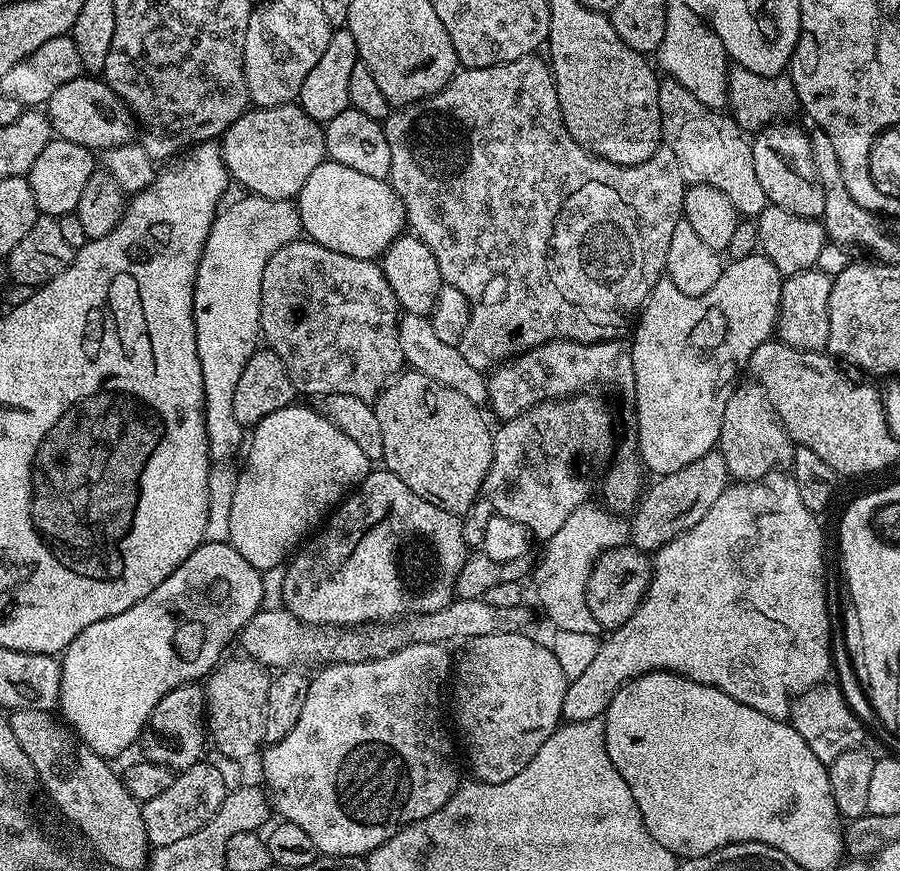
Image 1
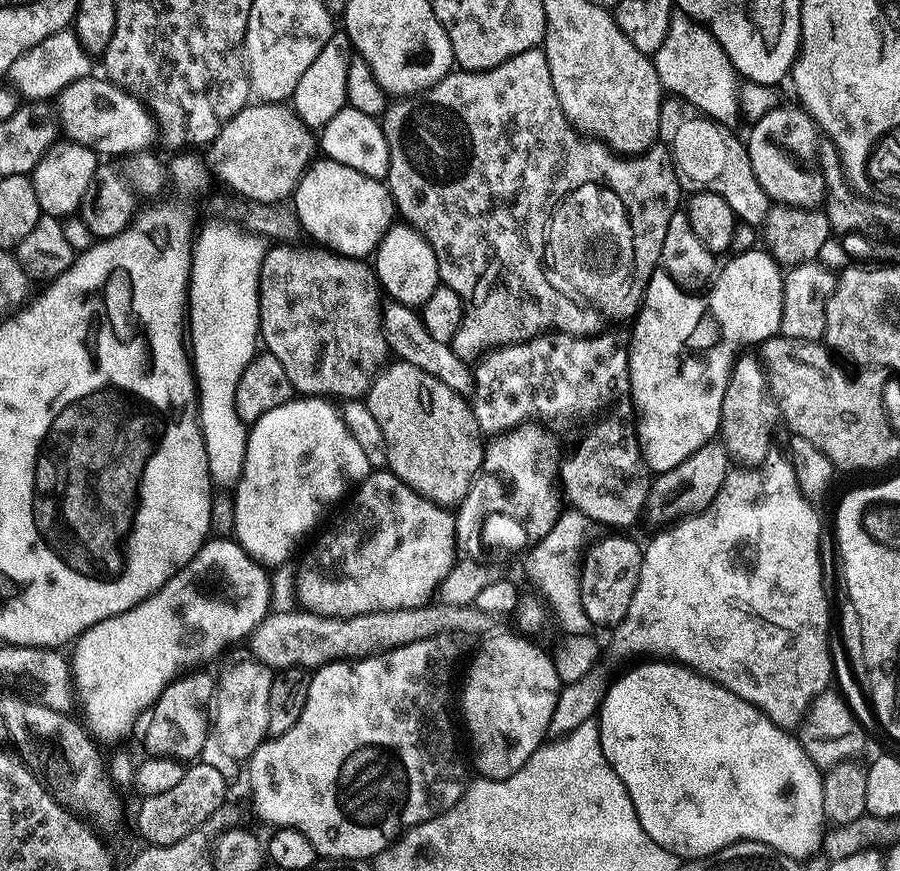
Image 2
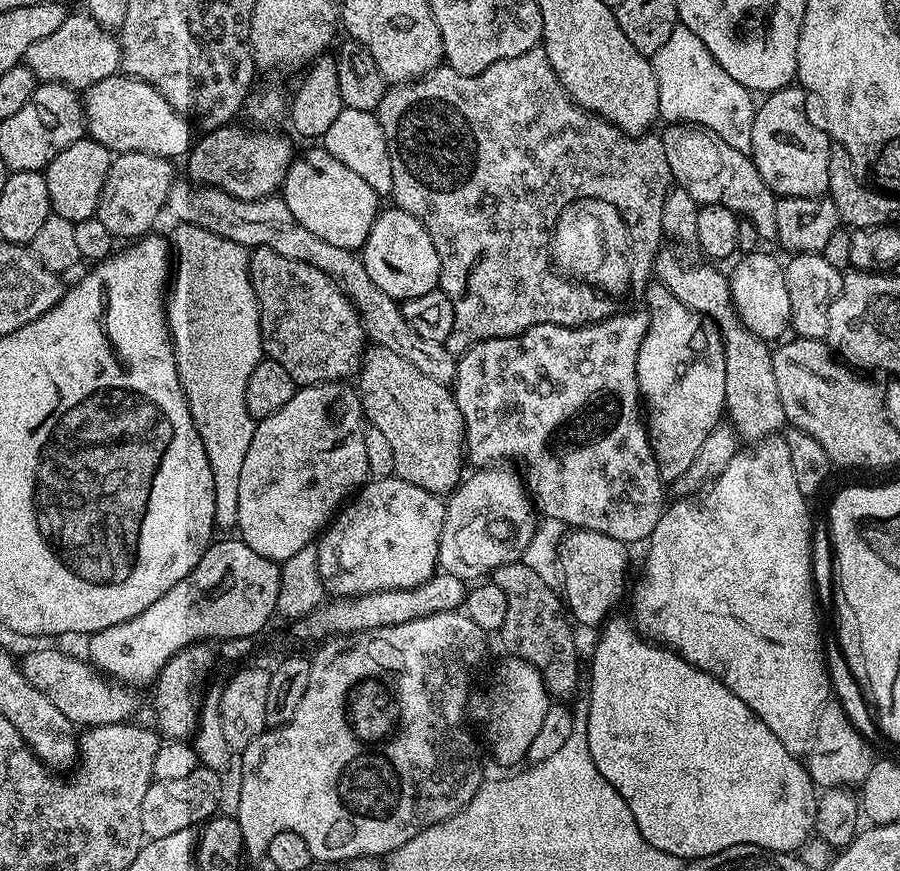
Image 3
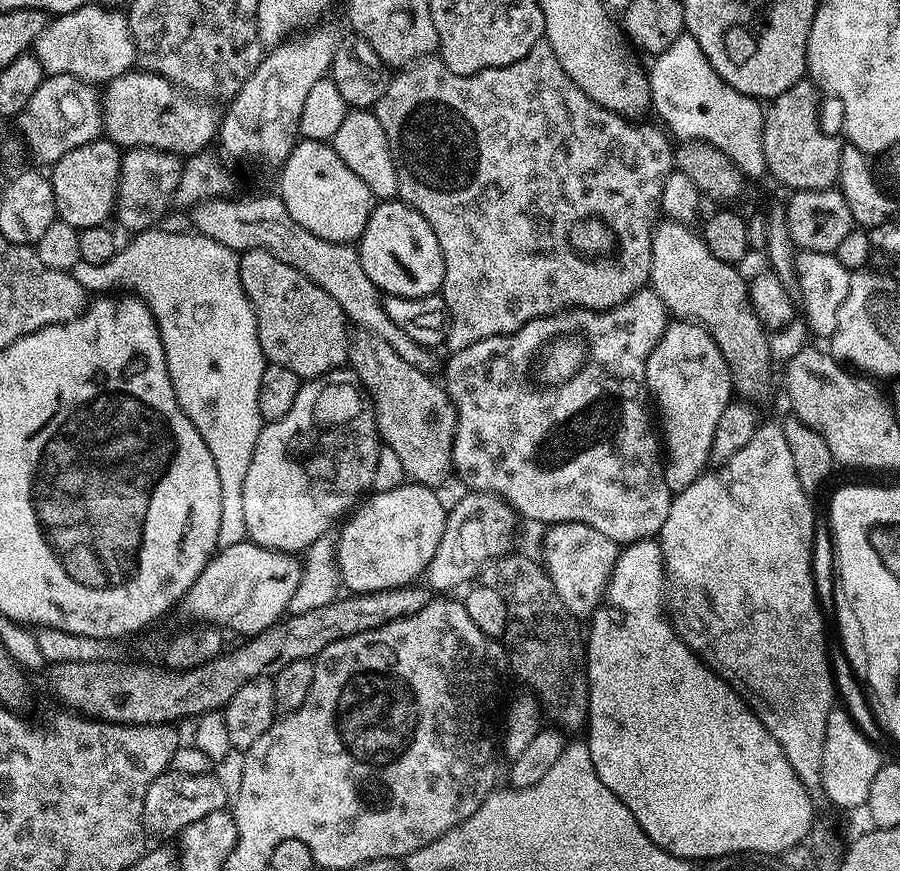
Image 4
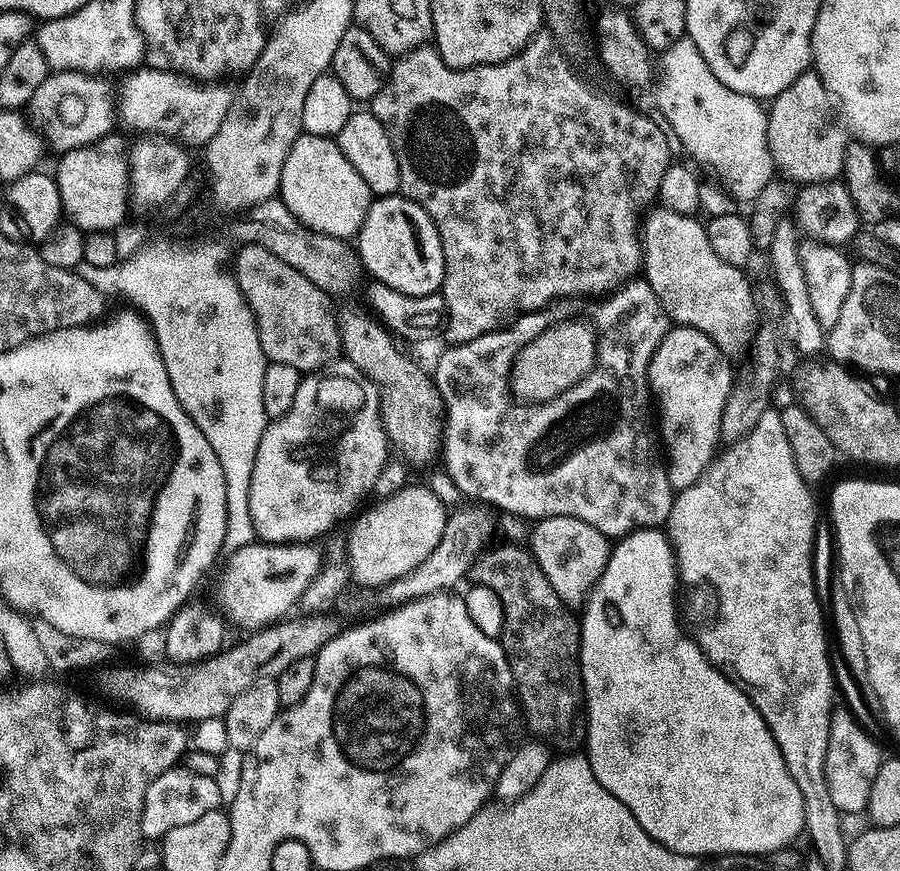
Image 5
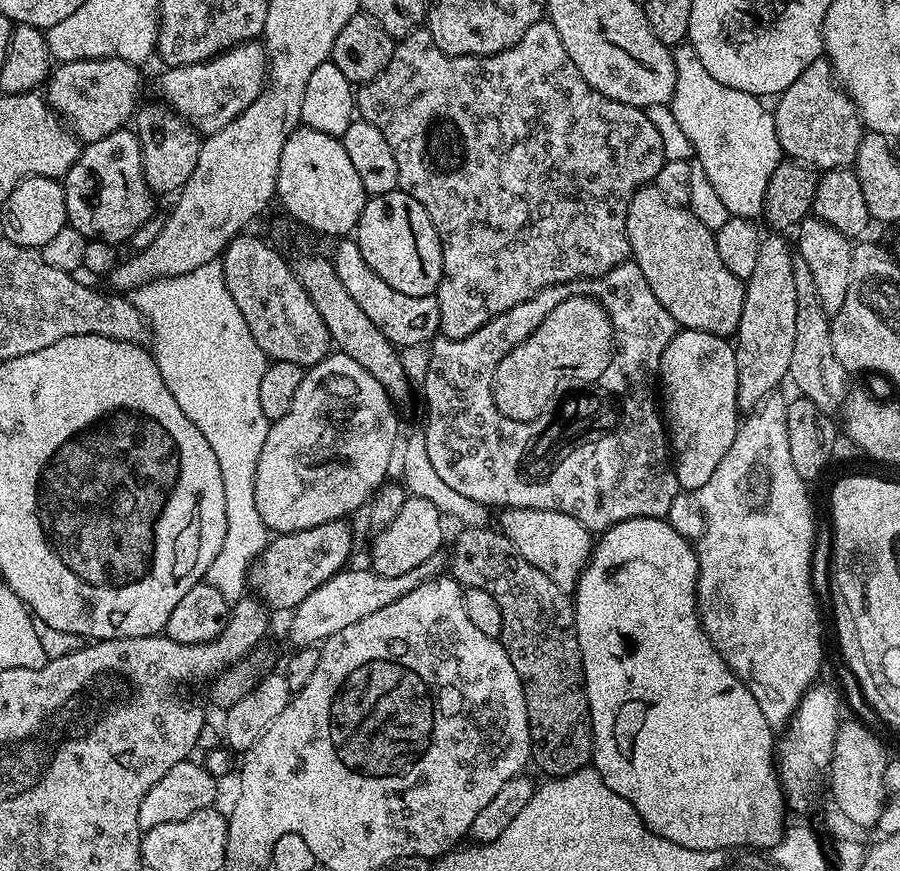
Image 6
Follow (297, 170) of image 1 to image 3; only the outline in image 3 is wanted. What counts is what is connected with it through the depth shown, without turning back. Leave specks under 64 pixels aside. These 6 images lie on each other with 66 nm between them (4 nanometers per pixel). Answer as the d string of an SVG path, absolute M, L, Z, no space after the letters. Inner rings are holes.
M225 126L205 131L205 136L193 143L186 156L187 179L221 188L243 200L261 200L264 196L279 193L294 159L291 142L276 132L268 132L272 130L236 127Z

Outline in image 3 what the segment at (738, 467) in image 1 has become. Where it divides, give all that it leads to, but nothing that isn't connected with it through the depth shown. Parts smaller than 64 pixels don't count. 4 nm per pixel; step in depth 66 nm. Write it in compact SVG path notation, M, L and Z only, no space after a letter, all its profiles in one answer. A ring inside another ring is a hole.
M668 246L661 247L660 253L656 256L654 265L654 276L659 283L666 285L688 308L695 312L701 312L703 316L709 316L716 323L720 330L720 339L724 341L724 357L726 358L726 398L724 407L726 409L727 419L730 421L741 441L755 442L765 440L767 436L779 433L785 427L786 417L784 407L778 394L778 382L774 382L774 366L772 365L773 349L769 341L756 336L740 320L736 308L732 305L732 286L727 275L719 272L717 265L712 262L703 262L704 264L684 264L680 261L680 256L676 252L671 252Z

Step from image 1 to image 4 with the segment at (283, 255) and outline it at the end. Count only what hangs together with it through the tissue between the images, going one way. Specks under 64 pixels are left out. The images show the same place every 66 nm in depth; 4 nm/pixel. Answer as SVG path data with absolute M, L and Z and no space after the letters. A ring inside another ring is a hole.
M252 248L240 256L240 281L244 293L256 311L258 326L258 342L264 351L265 361L286 366L286 370L294 370L301 378L324 378L335 368L348 364L348 345L350 343L350 321L344 315L342 306L330 294L315 284L286 262L282 262L265 248Z

